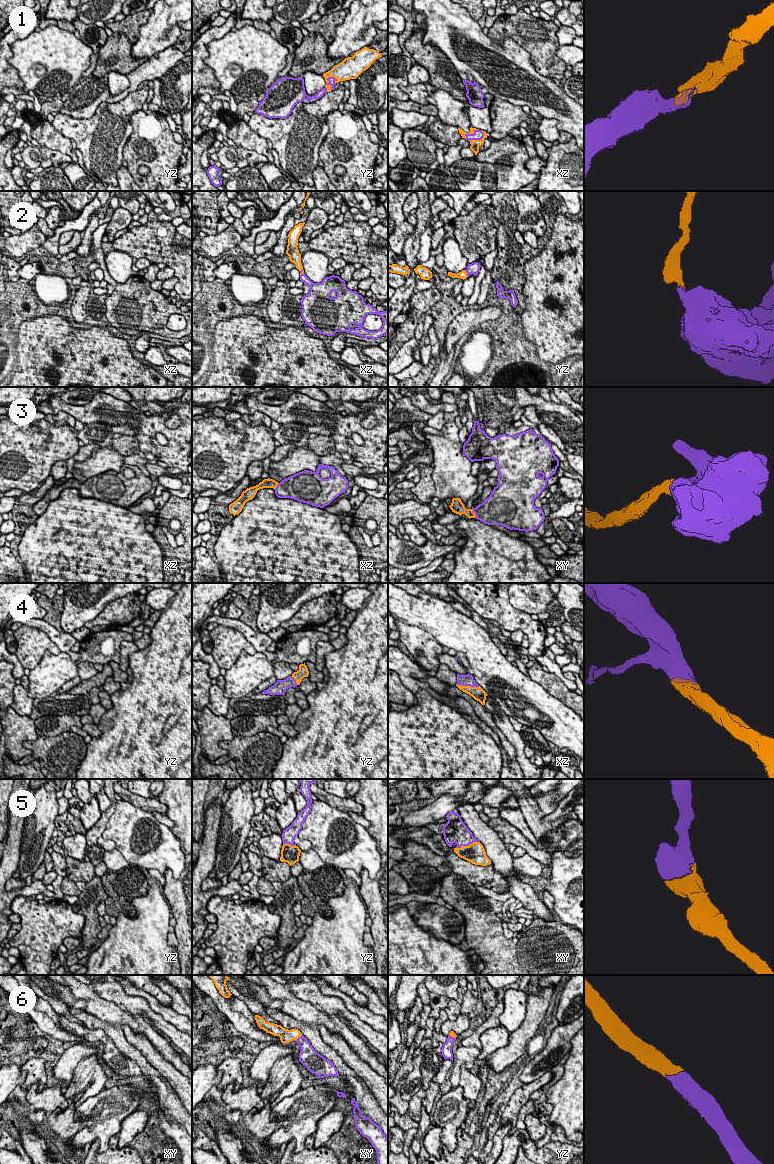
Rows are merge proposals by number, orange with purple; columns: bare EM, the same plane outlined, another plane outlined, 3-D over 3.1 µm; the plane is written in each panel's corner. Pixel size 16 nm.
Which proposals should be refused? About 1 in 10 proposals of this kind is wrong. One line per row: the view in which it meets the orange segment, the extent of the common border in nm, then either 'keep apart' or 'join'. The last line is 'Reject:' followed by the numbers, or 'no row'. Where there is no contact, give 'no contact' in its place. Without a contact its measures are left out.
1: contact in yz; length 280 nm; join
2: contact in yz; length 120 nm; join
3: contact in xy; length 170 nm; join
4: contact in xz; length 380 nm; join
5: contact in xy; length 380 nm; join
6: contact in xy; length 170 nm; join
Reject: no row

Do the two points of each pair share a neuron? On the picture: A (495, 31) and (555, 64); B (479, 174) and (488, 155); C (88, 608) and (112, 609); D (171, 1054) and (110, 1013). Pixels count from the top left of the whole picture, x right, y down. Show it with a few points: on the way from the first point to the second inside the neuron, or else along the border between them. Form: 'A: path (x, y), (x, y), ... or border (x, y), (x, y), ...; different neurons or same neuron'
A: path (510, 31), (522, 31), (540, 49); same neuron
B: border (474, 158), (490, 163), (495, 169), (496, 180); different neurons
C: border (123, 596), (111, 600), (94, 618), (84, 623); different neurons
D: path (156, 1039), (144, 1027), (125, 1018); same neuron

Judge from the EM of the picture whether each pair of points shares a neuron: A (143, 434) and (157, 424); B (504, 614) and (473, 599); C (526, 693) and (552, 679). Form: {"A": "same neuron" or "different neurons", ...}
{"A": "same neuron", "B": "same neuron", "C": "different neurons"}

